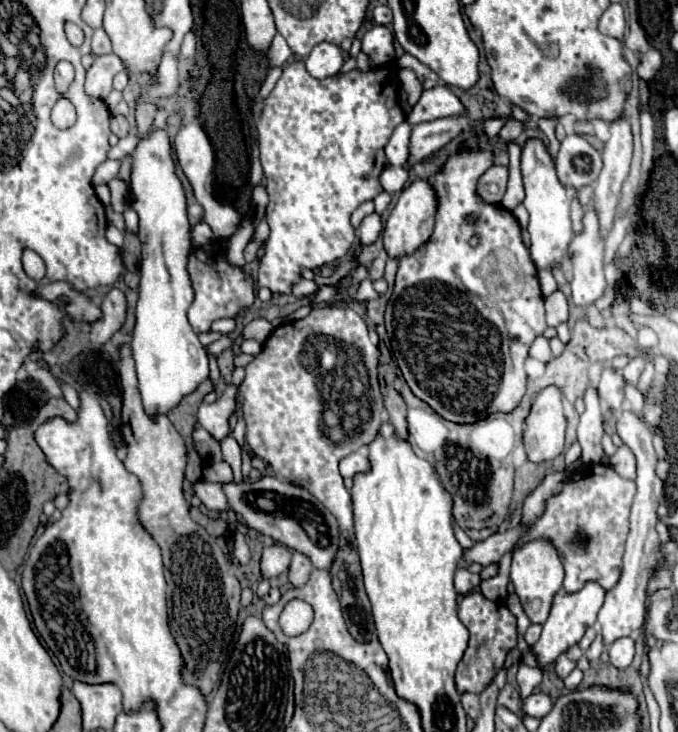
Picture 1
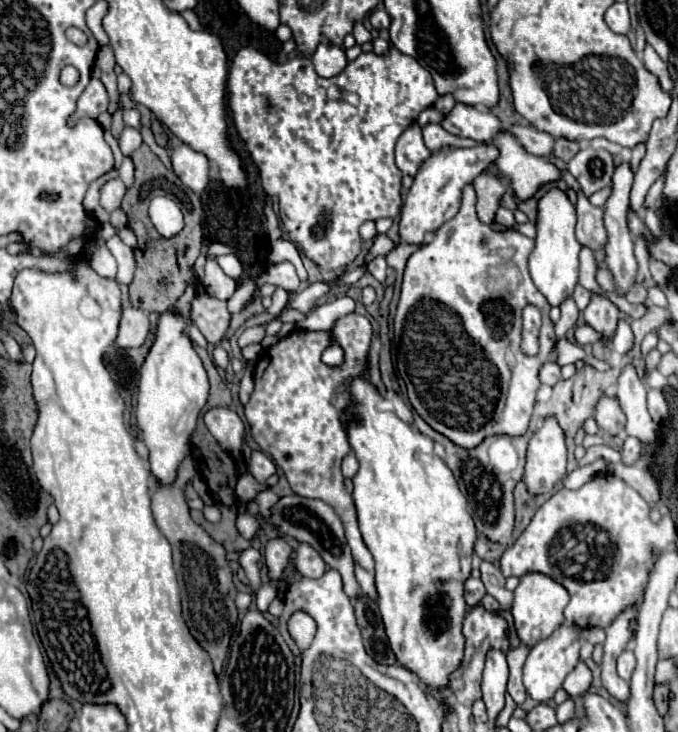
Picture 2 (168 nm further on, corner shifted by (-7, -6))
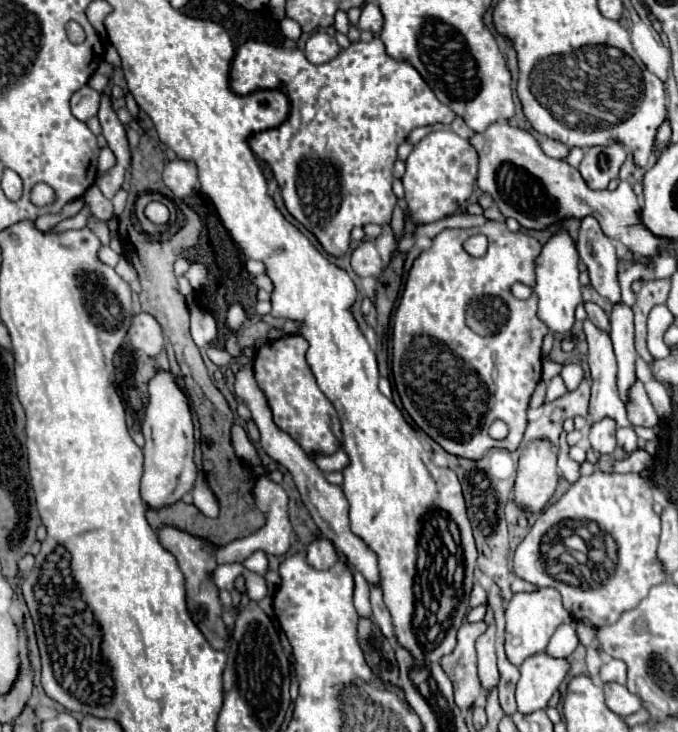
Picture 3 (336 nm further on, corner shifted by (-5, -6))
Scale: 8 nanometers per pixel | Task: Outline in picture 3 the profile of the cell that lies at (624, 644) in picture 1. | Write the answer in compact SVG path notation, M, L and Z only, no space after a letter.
M606 659L606 663L600 669L602 683L626 683L626 667L618 659Z

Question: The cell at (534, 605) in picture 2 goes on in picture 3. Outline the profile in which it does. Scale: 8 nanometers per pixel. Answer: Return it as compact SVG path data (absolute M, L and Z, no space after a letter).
M550 587L538 589L534 593L516 593L506 609L506 639L504 639L504 651L512 665L522 665L524 659L542 653L552 637L552 633L564 625L570 623L572 615L564 609L560 593L552 591Z

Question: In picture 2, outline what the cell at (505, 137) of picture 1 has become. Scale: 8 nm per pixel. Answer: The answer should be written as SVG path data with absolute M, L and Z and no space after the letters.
M494 143L478 145L474 149L454 149L446 147L440 153L432 153L414 177L412 187L402 205L400 213L400 239L408 245L422 245L426 233L438 231L446 221L450 221L460 209L462 187L472 183L494 159L498 159L498 147Z

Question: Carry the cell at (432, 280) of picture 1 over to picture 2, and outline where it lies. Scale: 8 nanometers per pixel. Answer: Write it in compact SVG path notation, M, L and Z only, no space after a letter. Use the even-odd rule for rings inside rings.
M466 185L456 217L446 221L436 231L434 241L422 245L406 263L400 301L394 317L396 367L406 383L412 407L432 429L446 435L460 447L472 449L488 435L524 435L528 429L534 397L540 387L538 369L550 359L554 349L554 323L548 317L550 305L528 273L528 257L532 249L534 241L514 229L494 231L492 227L482 225L476 217L474 185ZM526 305L534 305L542 313L542 327L538 335L540 353L536 357L528 357L520 349L522 311ZM506 347L514 355L514 363L510 366L504 357Z

